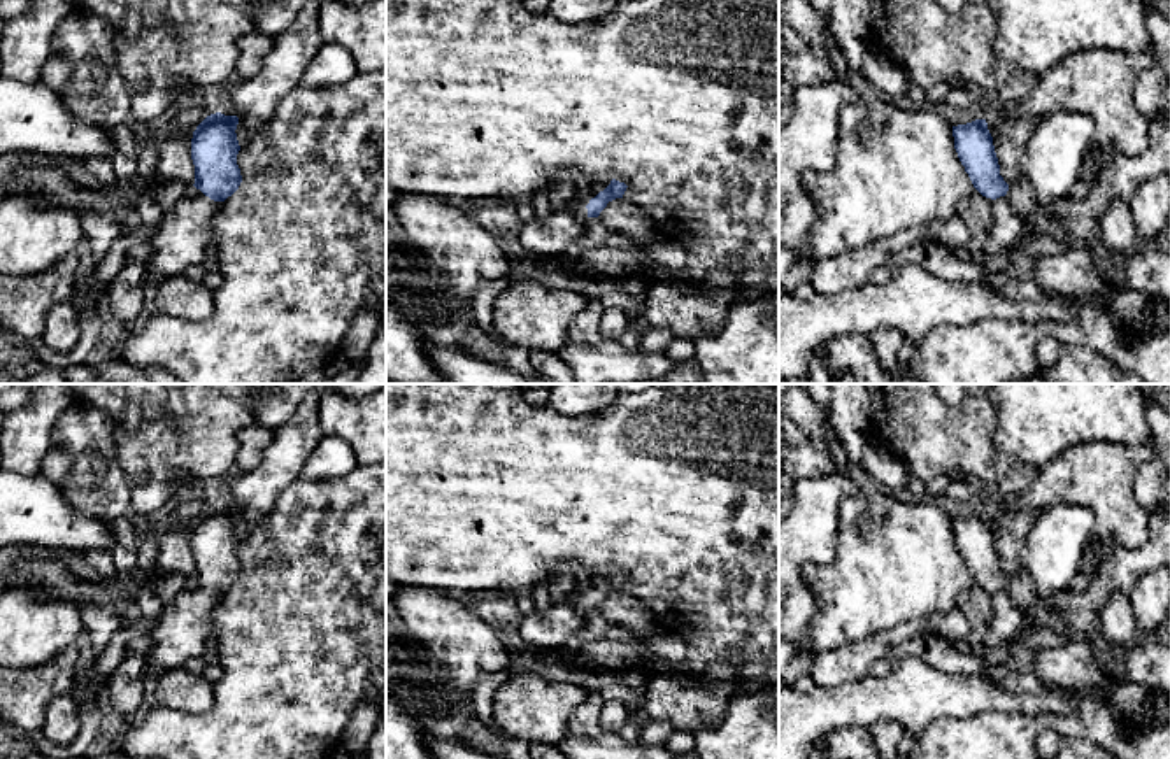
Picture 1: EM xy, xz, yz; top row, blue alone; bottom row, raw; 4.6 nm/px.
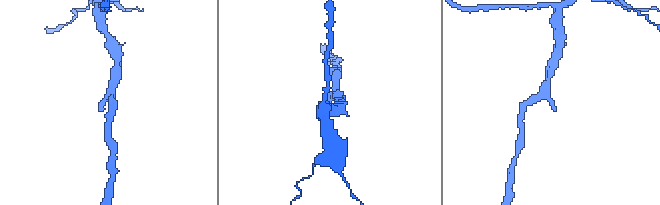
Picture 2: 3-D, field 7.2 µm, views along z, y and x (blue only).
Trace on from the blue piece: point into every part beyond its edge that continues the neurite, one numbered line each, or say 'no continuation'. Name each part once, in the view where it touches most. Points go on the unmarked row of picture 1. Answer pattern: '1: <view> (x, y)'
1: xz (577, 596)

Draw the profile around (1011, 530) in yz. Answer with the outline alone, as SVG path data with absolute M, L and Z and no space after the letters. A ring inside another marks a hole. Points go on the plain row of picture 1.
M1003 507L988 508L986 515L993 529L1000 568L1009 578L1014 578L1024 570L1021 550L1037 515L1024 510L1009 512Z

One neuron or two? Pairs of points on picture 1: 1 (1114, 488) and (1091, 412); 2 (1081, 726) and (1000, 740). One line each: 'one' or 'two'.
1: two
2: one

